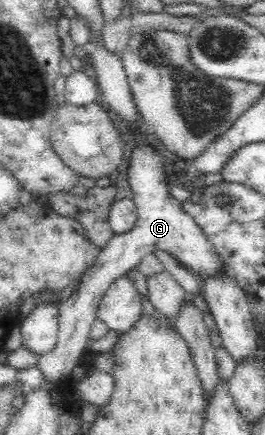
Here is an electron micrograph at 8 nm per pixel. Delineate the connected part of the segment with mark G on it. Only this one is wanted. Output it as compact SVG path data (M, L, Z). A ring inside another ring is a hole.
M136 144L132 150L125 179L134 193L132 200L138 210L138 219L130 231L114 234L114 237L106 243L106 247L99 251L94 265L82 275L78 288L66 301L58 304L59 330L56 345L52 351L41 355L36 363L46 376L46 382L54 384L54 387L63 377L74 371L77 359L86 351L90 339L90 326L97 318L98 303L102 295L108 291L115 279L136 268L144 255L152 254L157 249L167 251L175 257L177 263L185 267L186 273L198 273L200 279L204 277L214 279L214 275L220 273L232 276L231 269L226 268L227 263L222 260L218 251L214 250L214 244L206 238L204 230L183 210L181 202L170 195L163 161L162 155L150 145Z

